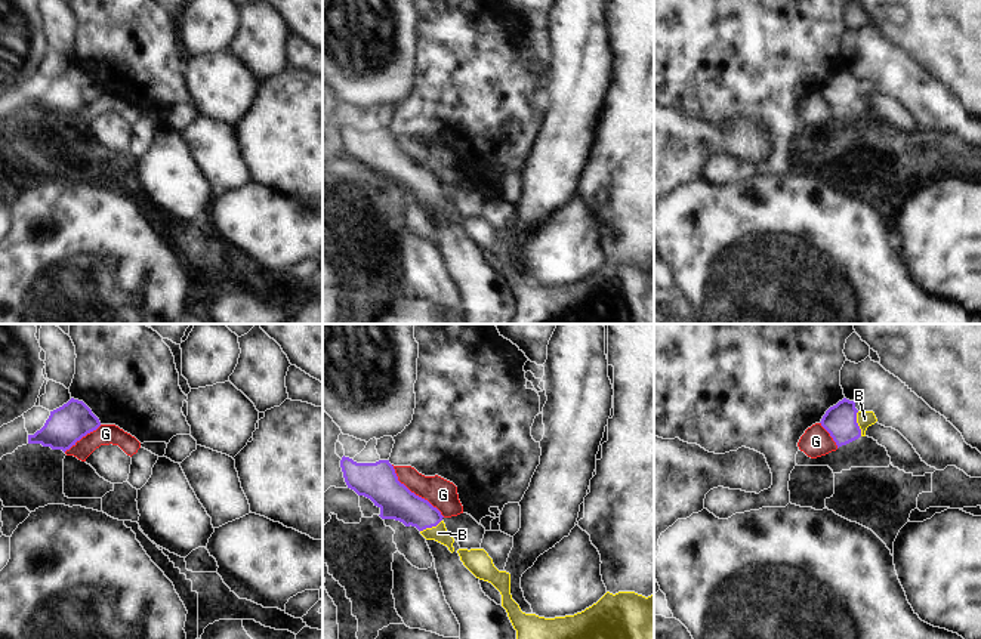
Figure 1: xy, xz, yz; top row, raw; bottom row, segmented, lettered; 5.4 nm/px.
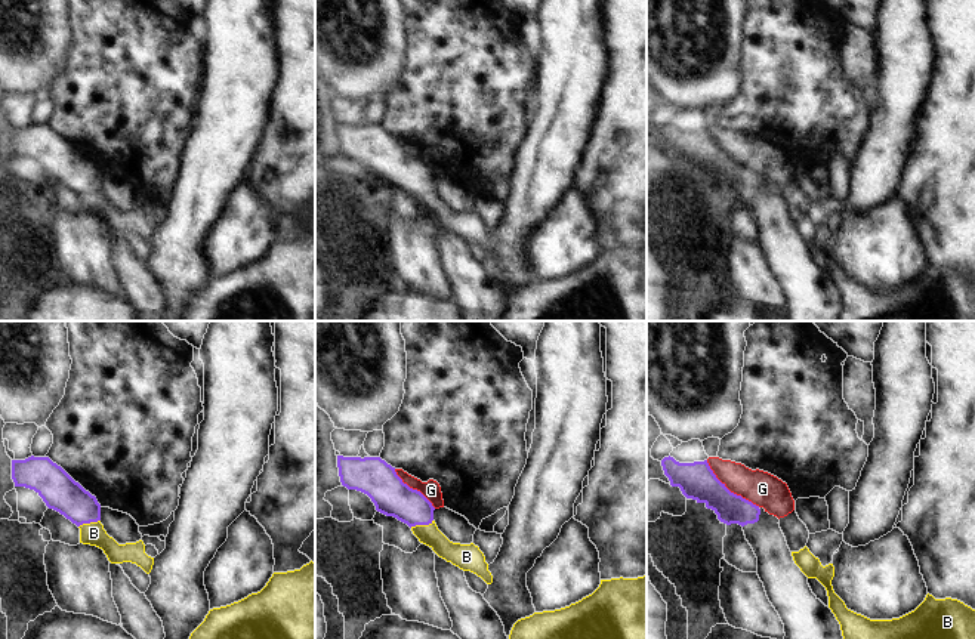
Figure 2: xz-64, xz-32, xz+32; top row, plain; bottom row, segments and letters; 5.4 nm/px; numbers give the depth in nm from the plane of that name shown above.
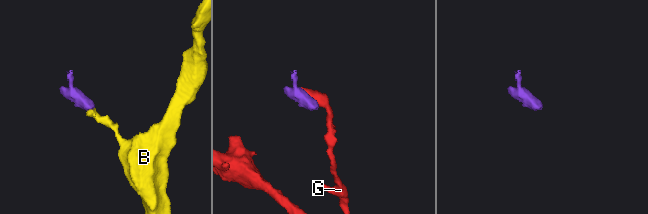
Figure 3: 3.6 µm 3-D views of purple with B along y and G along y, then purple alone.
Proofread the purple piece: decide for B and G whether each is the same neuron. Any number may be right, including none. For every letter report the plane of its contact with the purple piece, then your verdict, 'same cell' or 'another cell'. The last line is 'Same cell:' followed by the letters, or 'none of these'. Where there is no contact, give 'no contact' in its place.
B: yz | same cell
G: xz | another cell
Same cell: B

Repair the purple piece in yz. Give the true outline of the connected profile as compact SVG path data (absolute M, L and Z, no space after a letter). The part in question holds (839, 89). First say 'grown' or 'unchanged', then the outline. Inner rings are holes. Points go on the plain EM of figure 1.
grown | M843 67L826 80L820 92L839 117L866 105L867 96L876 90L873 80L858 80L854 70Z

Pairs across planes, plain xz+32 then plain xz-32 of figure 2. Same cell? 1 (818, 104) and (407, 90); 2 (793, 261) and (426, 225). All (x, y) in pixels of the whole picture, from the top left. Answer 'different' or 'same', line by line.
1: same
2: different

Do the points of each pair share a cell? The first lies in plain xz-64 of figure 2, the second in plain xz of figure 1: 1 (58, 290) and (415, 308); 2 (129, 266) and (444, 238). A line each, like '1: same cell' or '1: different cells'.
1: same cell
2: same cell

